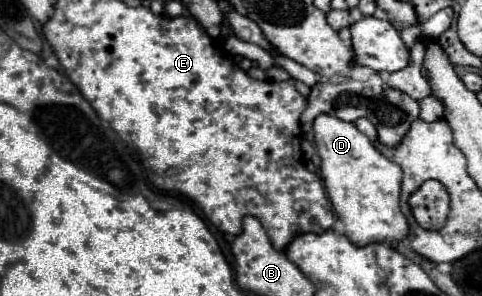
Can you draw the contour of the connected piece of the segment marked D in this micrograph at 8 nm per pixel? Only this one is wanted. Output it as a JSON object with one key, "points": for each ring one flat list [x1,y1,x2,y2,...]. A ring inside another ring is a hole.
{"points":[[320,113,312,123,316,149,322,159,322,179,332,201,334,213,344,223,344,233,356,245,370,241,396,243,408,233,406,217,398,207,402,169,382,157,370,139,352,121,342,121,330,113]]}

